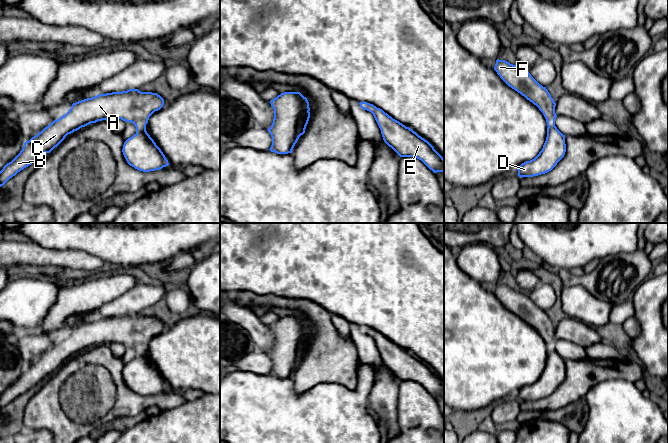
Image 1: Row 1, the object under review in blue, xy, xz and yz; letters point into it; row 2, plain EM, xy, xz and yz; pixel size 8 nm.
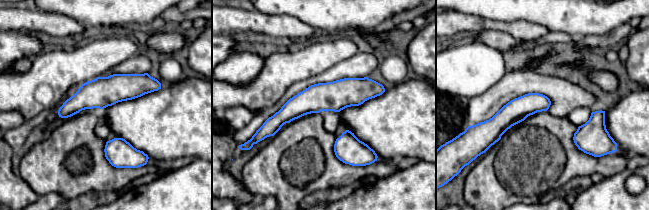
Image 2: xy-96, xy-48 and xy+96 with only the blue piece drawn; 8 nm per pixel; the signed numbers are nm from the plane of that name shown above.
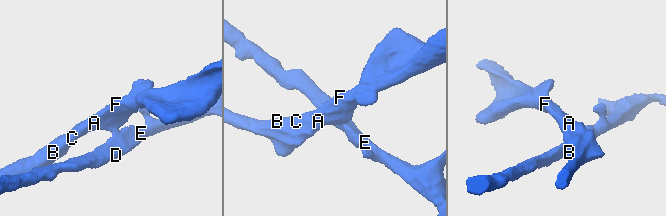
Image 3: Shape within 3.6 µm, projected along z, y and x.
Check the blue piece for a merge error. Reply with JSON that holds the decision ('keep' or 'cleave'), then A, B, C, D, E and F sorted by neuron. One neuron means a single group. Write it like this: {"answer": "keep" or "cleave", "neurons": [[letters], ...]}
{"answer": "cleave", "neurons": [["A", "B", "C", "F"], ["D", "E"]]}

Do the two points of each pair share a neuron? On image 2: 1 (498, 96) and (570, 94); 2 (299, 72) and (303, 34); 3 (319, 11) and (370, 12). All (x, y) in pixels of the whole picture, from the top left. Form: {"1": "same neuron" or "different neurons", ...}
{"1": "same neuron", "2": "different neurons", "3": "same neuron"}

